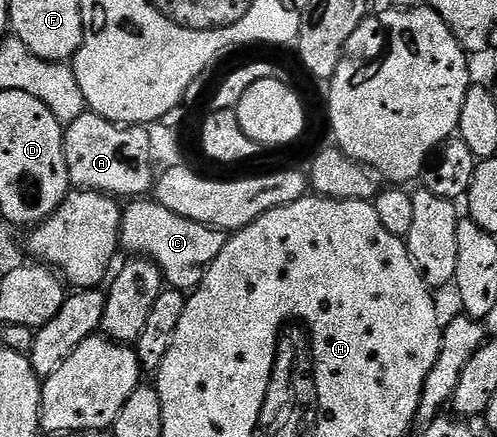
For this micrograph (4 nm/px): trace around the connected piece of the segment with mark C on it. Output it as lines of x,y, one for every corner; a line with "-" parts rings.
136,198
123,205
120,239
123,251
153,260
164,275
165,285
181,290
195,290
208,267
222,254
225,233
202,222
191,221
172,213
169,205
155,204
152,198

